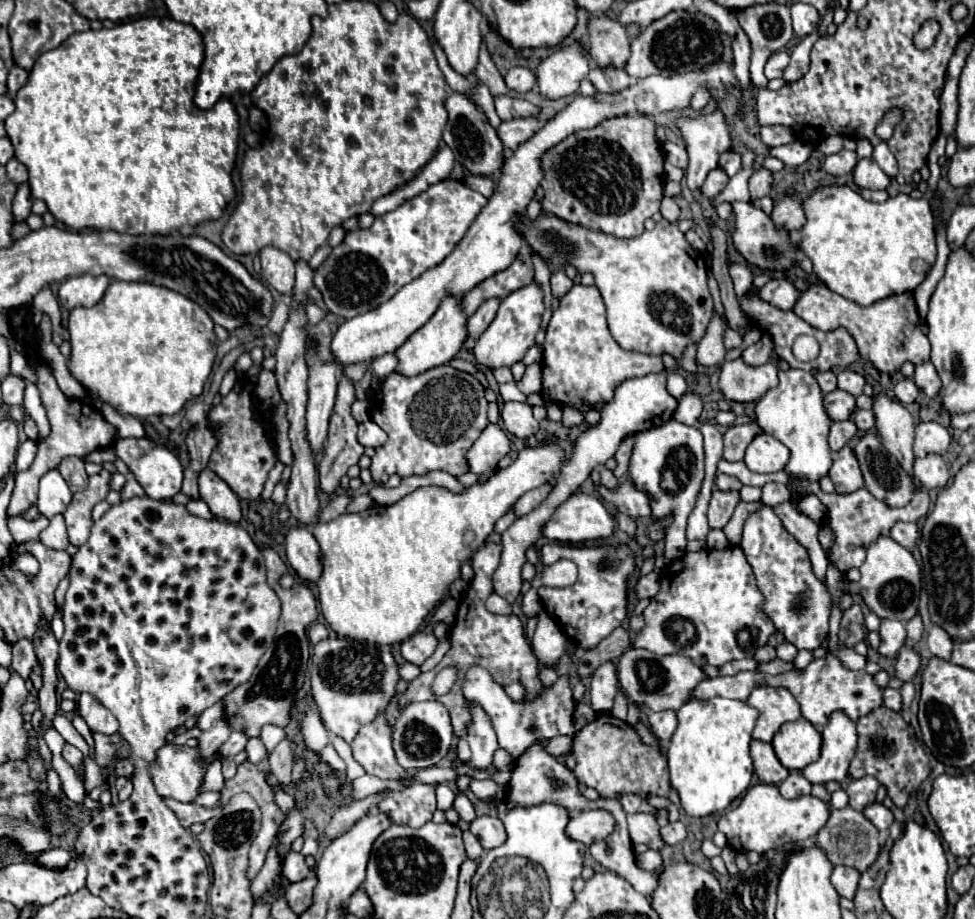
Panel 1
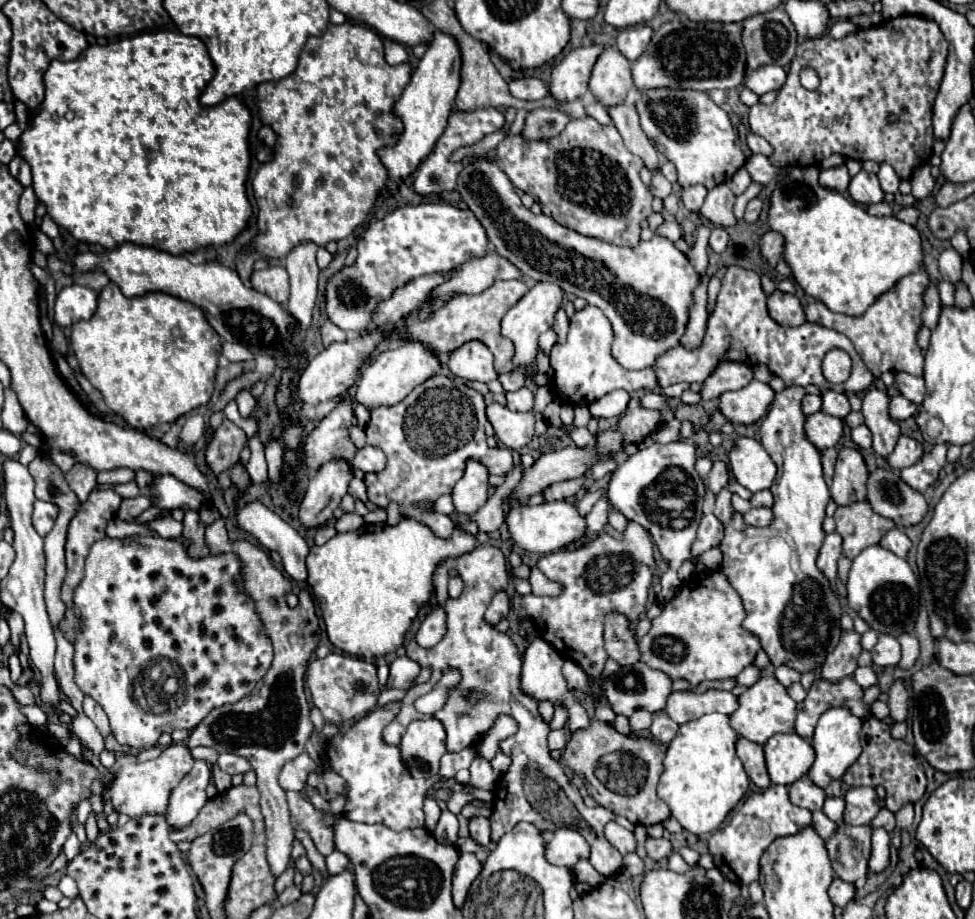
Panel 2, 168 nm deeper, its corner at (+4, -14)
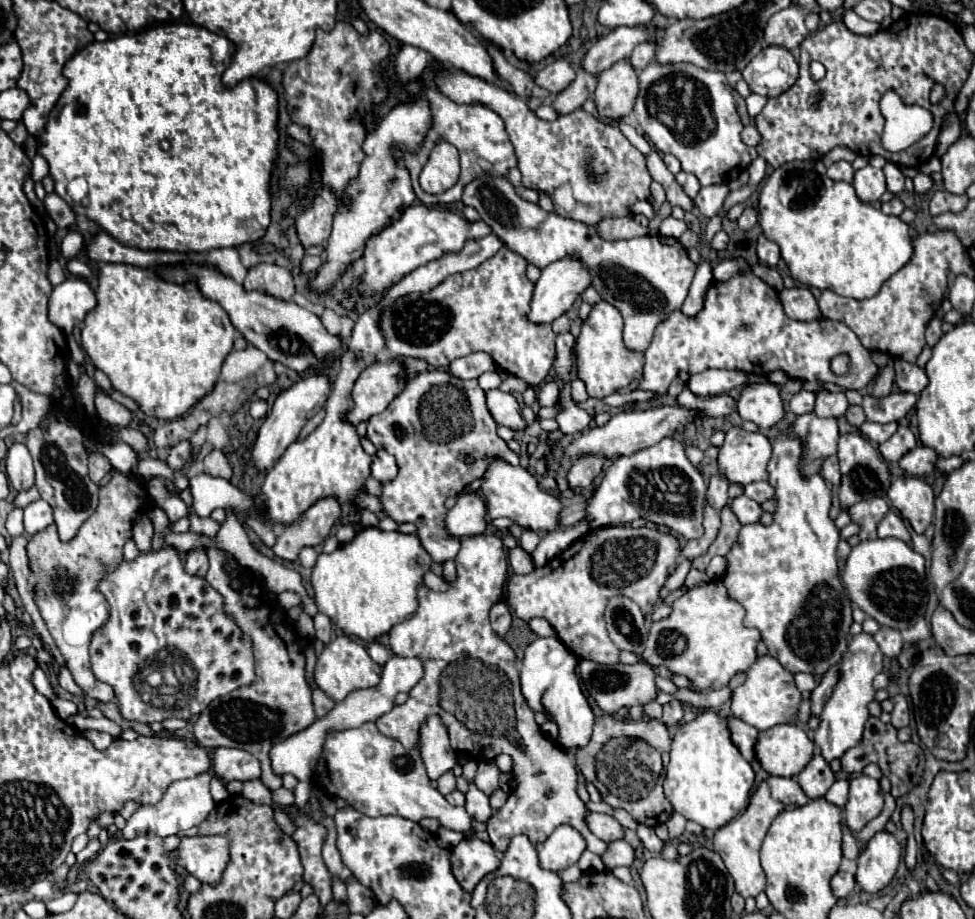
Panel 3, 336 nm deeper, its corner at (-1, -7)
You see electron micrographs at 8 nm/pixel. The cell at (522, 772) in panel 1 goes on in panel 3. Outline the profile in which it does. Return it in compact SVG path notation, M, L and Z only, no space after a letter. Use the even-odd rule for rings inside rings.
M482 533L464 537L460 543L462 547L456 555L456 579L450 587L436 593L426 585L420 585L418 609L410 619L394 625L388 633L394 655L418 657L424 665L424 677L412 687L408 701L384 713L376 721L376 727L380 733L398 739L406 749L416 749L420 745L420 727L426 717L438 715L448 729L452 749L468 759L492 761L496 753L512 755L516 799L508 799L488 821L490 841L500 853L508 849L510 839L516 835L526 835L532 845L540 845L558 825L570 825L582 833L592 853L602 855L606 843L594 837L586 827L584 817L588 809L576 795L576 767L568 753L554 747L534 723L534 711L528 709L526 699L520 693L516 655L488 623L488 611L494 603L502 601L504 583L508 579L508 555L504 553L502 539Z

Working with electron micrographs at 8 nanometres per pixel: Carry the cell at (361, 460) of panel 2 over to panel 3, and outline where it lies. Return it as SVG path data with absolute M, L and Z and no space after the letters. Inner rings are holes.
M380 449L374 457L372 457L372 477L380 483L386 483L386 481L392 481L396 475L398 475L398 467L396 467L396 461L390 453L386 453L384 449Z

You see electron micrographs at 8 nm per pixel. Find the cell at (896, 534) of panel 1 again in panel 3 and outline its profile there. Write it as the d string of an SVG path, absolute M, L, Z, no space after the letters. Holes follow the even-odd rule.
M890 509L886 513L886 517L878 523L878 537L898 537L898 539L910 543L910 533L904 525L904 519L894 509Z

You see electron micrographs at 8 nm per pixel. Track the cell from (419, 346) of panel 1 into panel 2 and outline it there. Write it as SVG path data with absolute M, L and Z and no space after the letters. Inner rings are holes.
M405 340L405 342L397 342L393 344L393 348L381 352L381 356L377 356L377 360L373 364L367 364L361 380L357 384L357 402L365 404L369 410L377 408L377 406L393 406L397 402L401 402L415 386L423 384L425 380L429 380L431 376L435 376L441 370L441 362L439 356L435 352L429 352L429 348L425 344L421 344L419 340Z

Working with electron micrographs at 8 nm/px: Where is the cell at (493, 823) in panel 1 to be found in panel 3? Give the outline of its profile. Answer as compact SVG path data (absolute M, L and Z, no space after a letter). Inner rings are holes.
M474 783L470 785L470 789L466 791L466 803L464 803L466 811L476 819L476 821L488 821L492 815L490 803L488 803L488 795L484 795Z

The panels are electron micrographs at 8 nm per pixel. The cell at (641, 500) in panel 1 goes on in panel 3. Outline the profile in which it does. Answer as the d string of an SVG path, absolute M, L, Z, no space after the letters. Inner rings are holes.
M602 527L586 533L574 541L564 553L548 561L544 567L536 567L528 575L512 573L506 581L508 605L512 593L514 613L530 621L544 617L554 627L558 639L580 659L596 663L618 663L620 649L610 641L606 633L606 601L616 595L624 595L638 603L644 615L652 613L658 591L664 587L666 577L676 569L680 557L680 543L670 533L660 533L648 527Z

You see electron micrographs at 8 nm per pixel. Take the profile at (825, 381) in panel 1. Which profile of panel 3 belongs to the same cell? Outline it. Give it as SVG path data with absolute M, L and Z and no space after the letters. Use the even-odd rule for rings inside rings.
M800 391L796 393L792 399L790 399L790 409L794 415L804 415L804 413L810 413L814 409L814 399L816 395L810 393L810 391Z

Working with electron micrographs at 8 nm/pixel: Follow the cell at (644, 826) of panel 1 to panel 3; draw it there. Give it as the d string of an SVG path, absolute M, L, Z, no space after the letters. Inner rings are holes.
M588 813L586 825L602 841L616 841L624 837L622 825L612 815L606 815L606 813Z

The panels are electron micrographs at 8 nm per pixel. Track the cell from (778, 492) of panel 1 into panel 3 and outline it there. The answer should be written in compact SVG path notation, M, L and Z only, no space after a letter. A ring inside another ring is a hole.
M758 481L758 483L750 483L744 487L744 495L748 495L750 499L754 499L756 503L764 503L768 499L774 497L774 489L770 487L768 481Z

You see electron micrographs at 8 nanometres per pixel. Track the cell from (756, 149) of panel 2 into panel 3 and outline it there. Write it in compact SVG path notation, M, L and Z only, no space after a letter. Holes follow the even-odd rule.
M746 125L746 127L744 127L744 131L742 131L742 141L744 141L746 145L750 145L750 147L756 147L756 145L760 143L760 133L756 131L754 125Z

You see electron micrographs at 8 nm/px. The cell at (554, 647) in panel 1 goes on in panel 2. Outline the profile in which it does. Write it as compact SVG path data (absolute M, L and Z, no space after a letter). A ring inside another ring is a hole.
M537 636L535 640L531 640L531 644L527 646L525 654L523 654L523 672L521 672L521 688L525 694L537 698L537 700L551 700L553 704L563 704L569 712L569 730L575 732L579 728L589 728L589 716L585 712L585 708L573 700L573 694L567 690L567 682L561 674L561 666L563 666L563 658L557 654L557 650L541 640L541 636Z

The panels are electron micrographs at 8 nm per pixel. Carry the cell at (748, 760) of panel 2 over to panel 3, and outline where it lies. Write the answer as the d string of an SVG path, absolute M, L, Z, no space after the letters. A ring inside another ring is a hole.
M726 717L726 725L730 729L730 739L738 747L742 757L746 761L756 759L754 757L754 745L758 739L758 729L754 729L752 725L746 725L744 721L738 721L736 717Z

